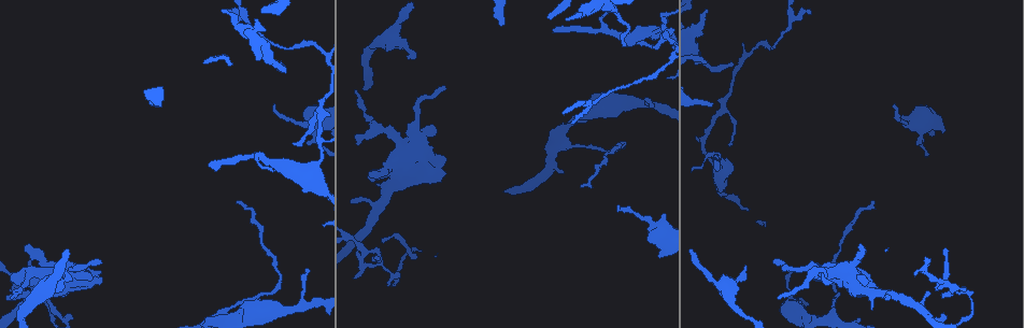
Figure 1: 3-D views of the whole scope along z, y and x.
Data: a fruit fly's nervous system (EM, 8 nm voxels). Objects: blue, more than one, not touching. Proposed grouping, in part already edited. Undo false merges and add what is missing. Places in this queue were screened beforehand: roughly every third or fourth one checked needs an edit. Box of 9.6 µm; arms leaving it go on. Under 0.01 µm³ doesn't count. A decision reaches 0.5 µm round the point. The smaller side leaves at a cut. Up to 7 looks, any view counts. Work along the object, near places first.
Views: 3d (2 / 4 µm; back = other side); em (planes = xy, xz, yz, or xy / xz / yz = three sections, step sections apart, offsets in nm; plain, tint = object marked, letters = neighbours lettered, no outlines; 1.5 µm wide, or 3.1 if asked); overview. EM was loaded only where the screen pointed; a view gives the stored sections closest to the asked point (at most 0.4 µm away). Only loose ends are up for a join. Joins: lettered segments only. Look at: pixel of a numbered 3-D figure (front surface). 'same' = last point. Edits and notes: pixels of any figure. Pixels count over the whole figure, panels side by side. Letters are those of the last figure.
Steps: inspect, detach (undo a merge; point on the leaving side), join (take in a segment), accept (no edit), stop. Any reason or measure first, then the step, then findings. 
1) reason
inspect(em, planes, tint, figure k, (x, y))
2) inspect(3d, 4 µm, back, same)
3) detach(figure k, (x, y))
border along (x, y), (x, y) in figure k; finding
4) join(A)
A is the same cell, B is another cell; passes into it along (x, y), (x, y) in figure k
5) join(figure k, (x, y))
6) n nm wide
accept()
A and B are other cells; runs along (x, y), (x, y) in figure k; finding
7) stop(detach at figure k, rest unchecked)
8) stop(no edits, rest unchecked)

tapers out
inspect(em, yz, step 8, letters, figure 1, (407, 57))

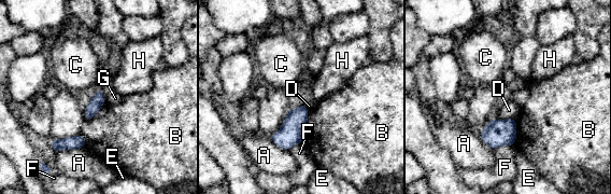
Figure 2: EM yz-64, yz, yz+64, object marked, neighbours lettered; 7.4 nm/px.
cut it another way
inspect(em, planes, letters, same)

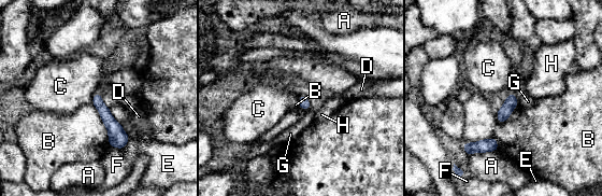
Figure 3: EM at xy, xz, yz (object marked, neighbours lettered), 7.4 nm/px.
accept()
A, B, C, D, E, F, G and H are other cells; runs along (96, 97), (113, 126), (120, 145) in figure 3; no lettered segment goes on from it

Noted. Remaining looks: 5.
a fork
inspect(em, 3.1 µm, planes, letters, figure 1, (367, 254))

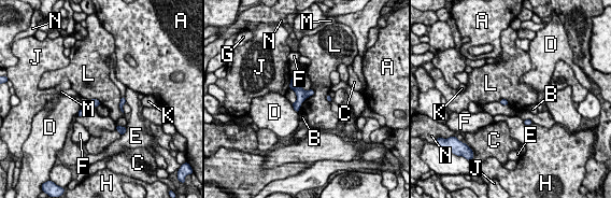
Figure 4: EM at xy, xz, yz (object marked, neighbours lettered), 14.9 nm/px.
90 nm wide
accept()
A, B, C, D, E, F, G, H, J, K, L, M and N are other cells; one neuron here

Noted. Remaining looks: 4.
sudden change in width
inspect(em, yz, step 4, letters, figure 1, (384, 172))

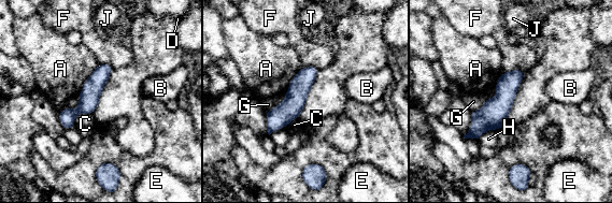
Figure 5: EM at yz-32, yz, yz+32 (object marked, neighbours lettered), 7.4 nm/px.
accept()
A, B, C, D, E, F, G, H and J are other cells; runs along (520, 73), (473, 131) in figure 5; one neuron here

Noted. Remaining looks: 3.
stop(no edits, rest unchecked)

